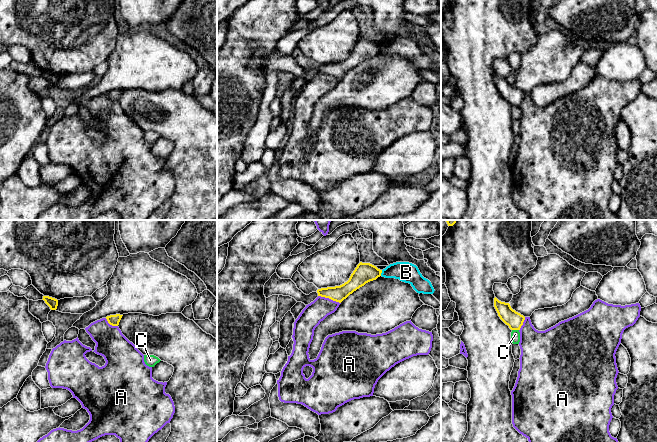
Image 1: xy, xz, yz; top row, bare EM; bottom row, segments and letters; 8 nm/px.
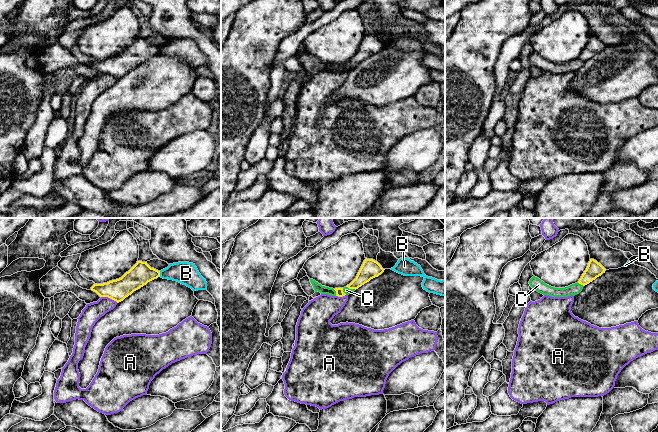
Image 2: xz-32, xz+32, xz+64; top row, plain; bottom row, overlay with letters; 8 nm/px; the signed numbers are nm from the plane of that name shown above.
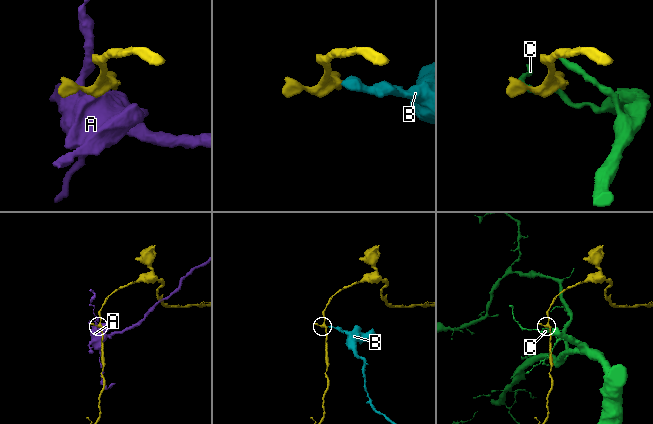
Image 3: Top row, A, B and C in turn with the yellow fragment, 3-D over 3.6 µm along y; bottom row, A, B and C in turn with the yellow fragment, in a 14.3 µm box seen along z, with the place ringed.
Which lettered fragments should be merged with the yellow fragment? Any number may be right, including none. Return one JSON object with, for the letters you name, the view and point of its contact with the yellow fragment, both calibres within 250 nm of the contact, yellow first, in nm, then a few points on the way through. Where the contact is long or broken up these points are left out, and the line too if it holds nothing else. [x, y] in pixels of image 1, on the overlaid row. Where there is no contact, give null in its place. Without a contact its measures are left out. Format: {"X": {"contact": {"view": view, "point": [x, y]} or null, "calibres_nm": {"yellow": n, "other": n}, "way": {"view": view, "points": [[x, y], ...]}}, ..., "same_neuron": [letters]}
{"same_neuron": []}

